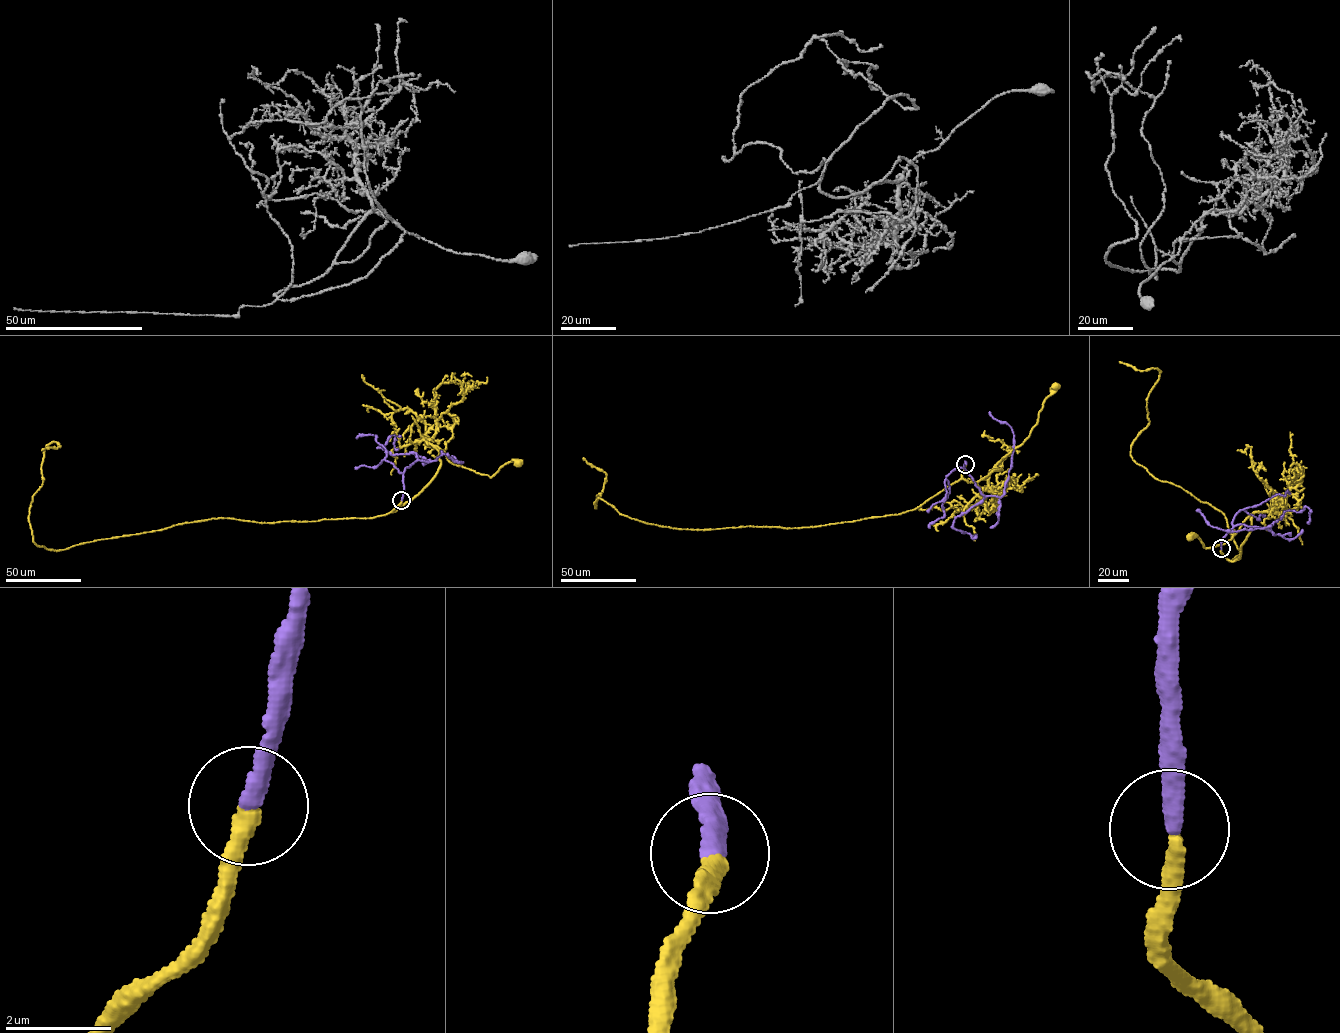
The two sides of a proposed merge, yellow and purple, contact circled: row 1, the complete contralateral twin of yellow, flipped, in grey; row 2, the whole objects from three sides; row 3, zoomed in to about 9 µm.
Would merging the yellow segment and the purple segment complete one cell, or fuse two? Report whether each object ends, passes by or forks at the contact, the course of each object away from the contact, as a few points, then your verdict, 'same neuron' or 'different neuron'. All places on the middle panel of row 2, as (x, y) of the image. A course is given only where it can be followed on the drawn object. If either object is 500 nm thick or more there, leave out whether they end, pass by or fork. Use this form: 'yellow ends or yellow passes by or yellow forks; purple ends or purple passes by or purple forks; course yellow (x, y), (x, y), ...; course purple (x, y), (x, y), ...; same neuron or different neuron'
yellow ends; purple ends; course yellow (965, 464), (962, 476), (968, 482), (1002, 470), (992, 469), (1028, 437), (1043, 403), (1056, 387); course purple (965, 464), (966, 473), (982, 494), (1002, 496), (1011, 467), (1013, 433), (989, 412); same neuron

